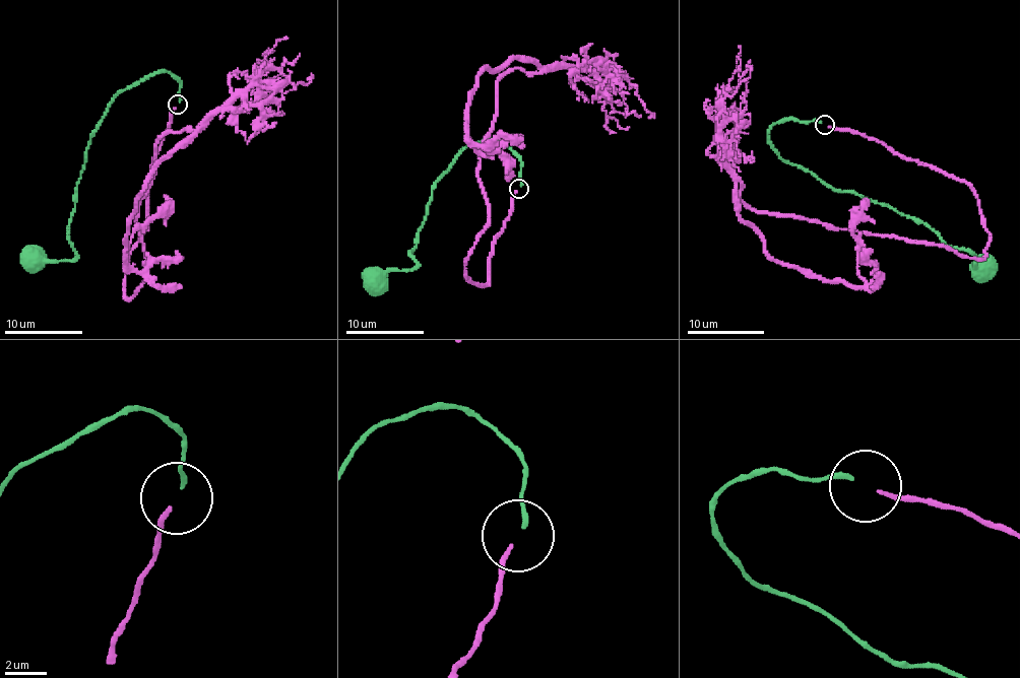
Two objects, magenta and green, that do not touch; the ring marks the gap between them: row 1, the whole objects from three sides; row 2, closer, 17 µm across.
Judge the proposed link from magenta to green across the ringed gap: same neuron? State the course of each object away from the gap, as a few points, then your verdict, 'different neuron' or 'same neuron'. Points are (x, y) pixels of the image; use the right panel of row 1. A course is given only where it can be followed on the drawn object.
magenta via (828, 126), (962, 179), (985, 258), (756, 212), (737, 185), (771, 258), (857, 287), (863, 200) | green via (821, 123), (786, 119), (771, 127), (769, 142), (834, 190), (926, 222), (983, 269) | same neuron

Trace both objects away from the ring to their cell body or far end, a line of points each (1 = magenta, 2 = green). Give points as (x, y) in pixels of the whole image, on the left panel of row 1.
1: (176, 108), (125, 298), (146, 274), (136, 221), (156, 146), (200, 128), (140, 192), (125, 262), (164, 195)
2: (179, 102), (179, 80), (164, 72), (117, 93), (76, 184), (69, 235), (74, 258), (30, 258)

